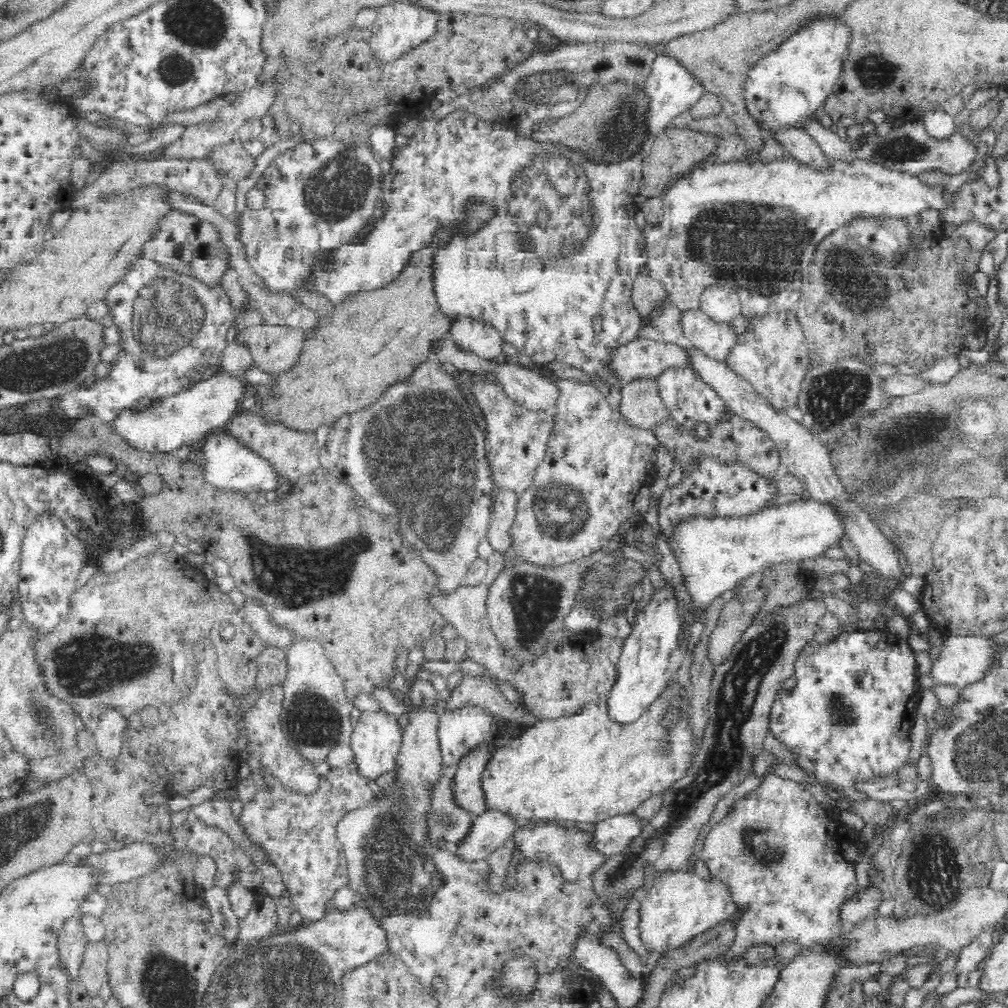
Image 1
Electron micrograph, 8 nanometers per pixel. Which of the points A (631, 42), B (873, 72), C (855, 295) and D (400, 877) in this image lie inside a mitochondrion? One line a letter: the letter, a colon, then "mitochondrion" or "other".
A: other
B: mitochondrion
C: mitochondrion
D: mitochondrion

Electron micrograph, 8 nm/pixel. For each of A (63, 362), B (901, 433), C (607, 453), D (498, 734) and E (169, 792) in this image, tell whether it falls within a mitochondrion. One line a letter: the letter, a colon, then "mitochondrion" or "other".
A: mitochondrion
B: mitochondrion
C: other
D: other
E: other

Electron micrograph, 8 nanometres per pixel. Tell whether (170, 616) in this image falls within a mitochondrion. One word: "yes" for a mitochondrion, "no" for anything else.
no

